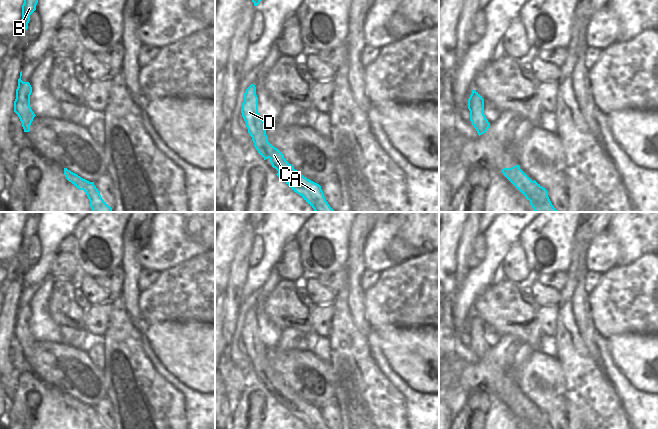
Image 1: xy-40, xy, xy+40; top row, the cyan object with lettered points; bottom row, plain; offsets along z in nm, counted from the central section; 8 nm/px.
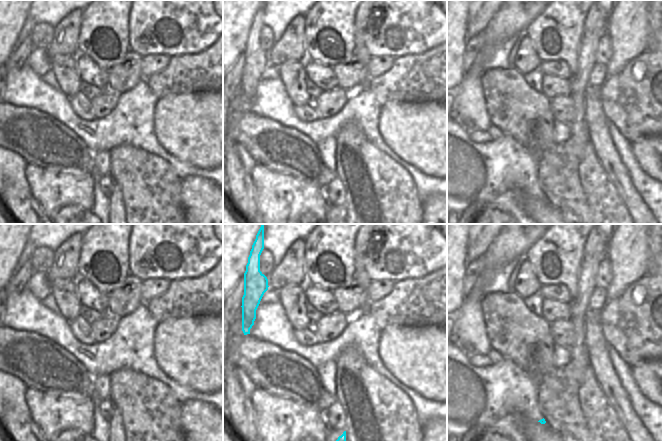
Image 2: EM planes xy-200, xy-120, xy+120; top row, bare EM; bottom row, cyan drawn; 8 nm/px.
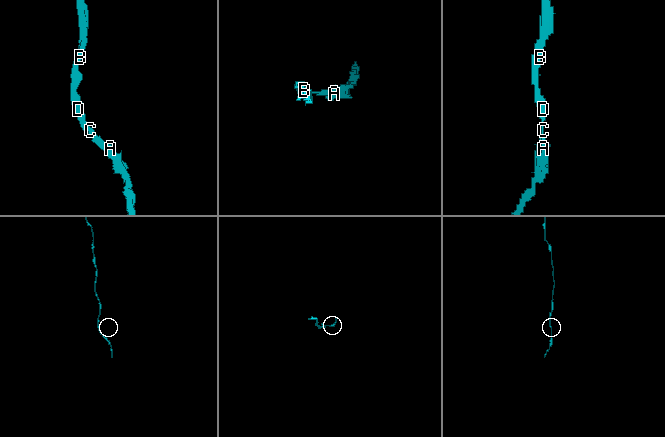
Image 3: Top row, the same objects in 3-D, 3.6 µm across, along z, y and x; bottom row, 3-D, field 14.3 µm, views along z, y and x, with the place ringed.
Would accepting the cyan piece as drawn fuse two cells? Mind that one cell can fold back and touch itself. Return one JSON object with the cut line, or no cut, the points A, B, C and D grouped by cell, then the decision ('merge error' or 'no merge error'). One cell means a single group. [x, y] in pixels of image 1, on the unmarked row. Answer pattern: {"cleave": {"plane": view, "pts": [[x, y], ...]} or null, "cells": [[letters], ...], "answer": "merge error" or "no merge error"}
{"cleave": null, "cells": [["A", "B", "C", "D"]], "answer": "no merge error"}

